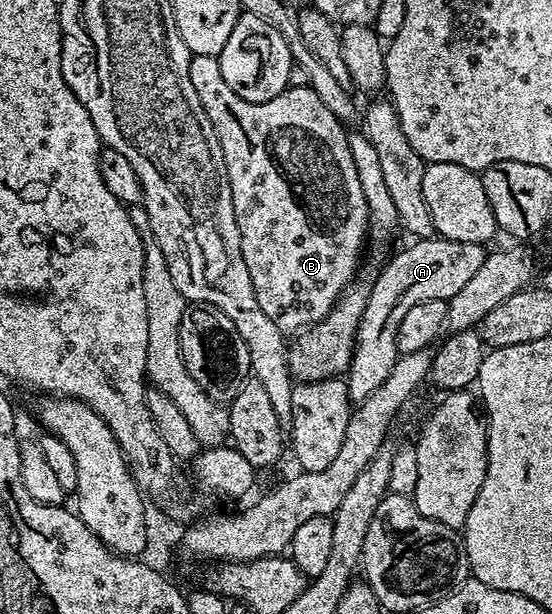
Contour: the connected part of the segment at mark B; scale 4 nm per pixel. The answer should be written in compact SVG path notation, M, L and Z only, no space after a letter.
M196 54L196 55L193 55L193 57L191 57L191 59L190 59L190 67L189 67L189 68L188 68L188 76L189 76L189 77L190 77L190 79L191 79L191 80L192 80L192 84L193 84L193 85L194 85L194 87L195 87L195 88L196 88L196 96L200 96L200 104L204 104L204 112L205 112L205 113L206 113L206 115L207 115L207 116L208 116L208 120L212 120L212 128L213 128L213 129L214 129L214 131L215 131L215 132L216 132L216 136L217 136L217 137L218 137L218 139L219 139L219 140L220 140L220 148L221 148L221 149L222 149L222 151L223 151L223 152L224 152L224 164L225 164L225 165L226 165L226 167L227 167L227 168L228 168L228 180L229 180L229 181L230 181L230 187L231 187L231 188L232 188L232 208L233 208L233 209L234 209L234 211L235 211L235 212L236 212L236 228L240 228L240 248L241 248L241 249L242 249L242 251L243 251L243 252L244 252L244 264L248 264L248 276L252 276L252 288L256 288L256 300L257 300L257 301L258 301L258 302L259 302L259 303L260 303L260 308L264 308L264 313L266 313L266 315L267 315L267 316L268 316L268 320L272 320L272 324L276 324L276 328L280 328L280 329L281 329L281 330L282 330L282 333L283 333L283 335L286 335L286 336L291 336L291 335L290 335L290 334L294 334L294 333L295 333L295 334L294 334L294 335L297 335L297 334L298 334L298 333L299 333L299 332L302 332L302 331L305 331L305 330L306 330L306 329L307 329L307 328L310 328L310 327L313 327L313 325L314 325L314 323L316 323L316 322L321 322L321 320L322 320L322 318L323 318L323 317L324 317L324 316L328 316L328 312L329 312L329 311L330 311L330 309L331 309L331 308L332 308L332 307L334 307L334 305L336 305L336 303L338 303L338 298L339 298L339 297L340 297L340 295L341 295L341 294L342 294L342 291L343 291L343 290L345 290L345 289L346 289L346 287L347 287L347 286L349 286L349 285L350 285L350 283L351 283L351 282L353 282L353 281L355 281L355 278L356 278L356 275L357 275L357 274L354 274L354 273L356 273L356 272L357 272L357 270L358 270L358 261L360 261L360 260L361 260L361 258L362 258L362 250L363 250L363 254L364 254L364 247L365 247L365 246L366 246L366 245L367 245L367 242L368 242L368 231L369 231L369 229L370 229L370 225L369 225L369 224L368 224L368 204L367 204L367 203L366 203L366 201L365 201L365 200L364 200L364 191L363 191L363 190L361 190L361 189L360 189L360 179L358 179L358 178L357 178L357 176L356 176L356 164L352 164L352 152L348 152L348 140L347 140L347 139L346 139L346 136L347 136L347 131L346 131L346 130L345 130L345 129L344 129L344 126L343 126L343 123L341 123L341 122L339 122L339 121L338 121L338 118L337 118L337 117L336 117L336 116L335 116L335 114L333 114L333 113L332 113L332 112L328 112L328 108L324 108L324 103L323 103L323 102L322 102L322 101L321 101L321 100L320 100L320 96L316 96L316 92L315 92L315 91L314 91L314 90L311 90L311 89L310 89L310 87L309 87L309 85L307 85L307 86L302 86L302 87L294 87L294 86L291 86L291 87L289 87L289 88L288 88L288 89L287 89L287 90L285 90L285 91L284 91L284 92L280 92L280 96L276 96L276 97L275 97L275 98L273 98L273 99L272 99L272 100L268 100L268 101L267 101L267 102L249 102L249 101L248 101L248 100L244 100L244 99L243 99L243 98L241 98L241 97L240 97L240 96L236 96L236 92L232 92L232 88L228 88L228 84L227 84L227 83L226 83L226 81L224 81L224 76L223 76L223 75L222 75L222 74L221 74L221 73L220 73L220 64L219 64L219 63L218 63L218 60L217 60L217 57L215 57L215 56L200 56L200 55L199 55L199 54Z

